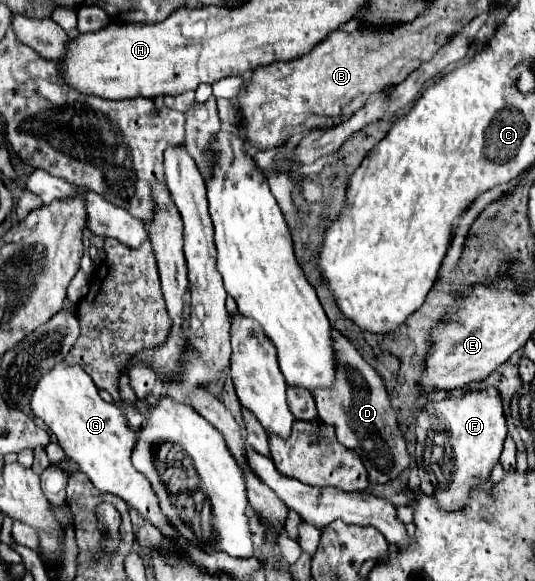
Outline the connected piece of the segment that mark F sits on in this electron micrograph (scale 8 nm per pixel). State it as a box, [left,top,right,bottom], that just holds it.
[416,386,506,512]

